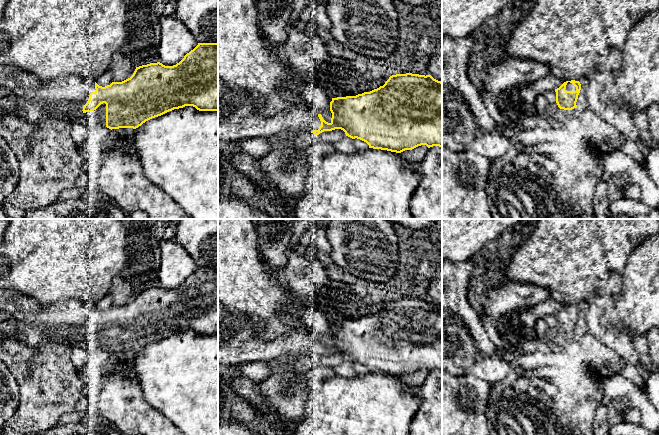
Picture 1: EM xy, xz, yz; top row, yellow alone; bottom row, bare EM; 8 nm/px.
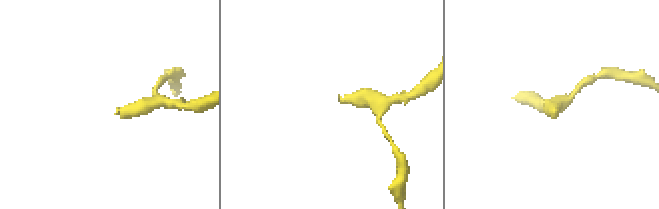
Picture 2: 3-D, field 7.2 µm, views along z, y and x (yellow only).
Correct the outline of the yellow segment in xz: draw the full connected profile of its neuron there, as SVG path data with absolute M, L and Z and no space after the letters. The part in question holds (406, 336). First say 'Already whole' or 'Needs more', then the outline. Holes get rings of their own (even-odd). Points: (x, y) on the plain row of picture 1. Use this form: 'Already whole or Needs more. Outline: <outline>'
Needs more. Outline: M396 298L390 300L383 310L370 316L332 322L330 347L302 324L300 313L290 306L279 316L290 325L291 330L264 341L257 335L262 328L257 318L228 312L218 301L218 364L237 367L290 354L319 359L324 355L341 353L346 360L360 363L373 373L401 377L421 369L442 372L442 306L431 299Z

